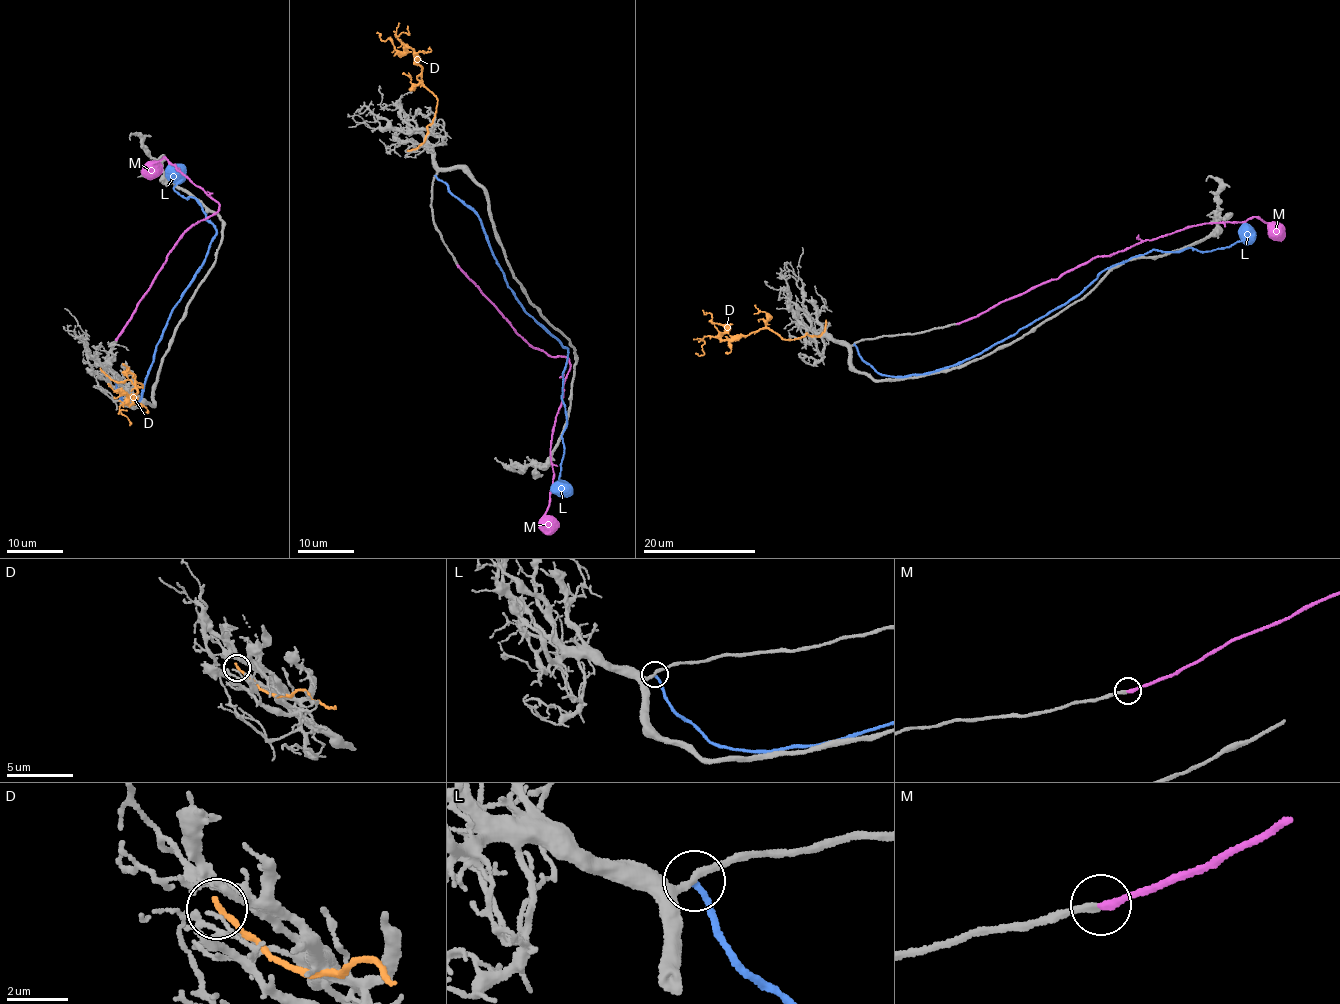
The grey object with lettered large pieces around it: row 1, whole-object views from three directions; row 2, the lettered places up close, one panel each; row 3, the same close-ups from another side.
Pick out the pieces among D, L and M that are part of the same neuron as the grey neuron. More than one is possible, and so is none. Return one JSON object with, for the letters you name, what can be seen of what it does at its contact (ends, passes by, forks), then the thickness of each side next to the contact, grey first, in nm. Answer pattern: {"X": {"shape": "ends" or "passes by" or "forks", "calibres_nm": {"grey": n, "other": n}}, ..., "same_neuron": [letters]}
{"M": {"shape": "ends", "calibres_nm": {"grey": 240, "other": 260}}, "same_neuron": ["M"]}

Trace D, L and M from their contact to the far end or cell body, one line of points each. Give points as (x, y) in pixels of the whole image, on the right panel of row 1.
D: (826, 322), (818, 336), (782, 338), (765, 328), (724, 340), (706, 336), (703, 353), (695, 352)
L: (854, 344), (880, 374), (928, 374), (959, 364), (1027, 326), (1106, 269), (1151, 251), (1230, 246), (1254, 229)
M: (957, 323), (1099, 256), (1199, 224), (1238, 223), (1258, 216), (1284, 238)

